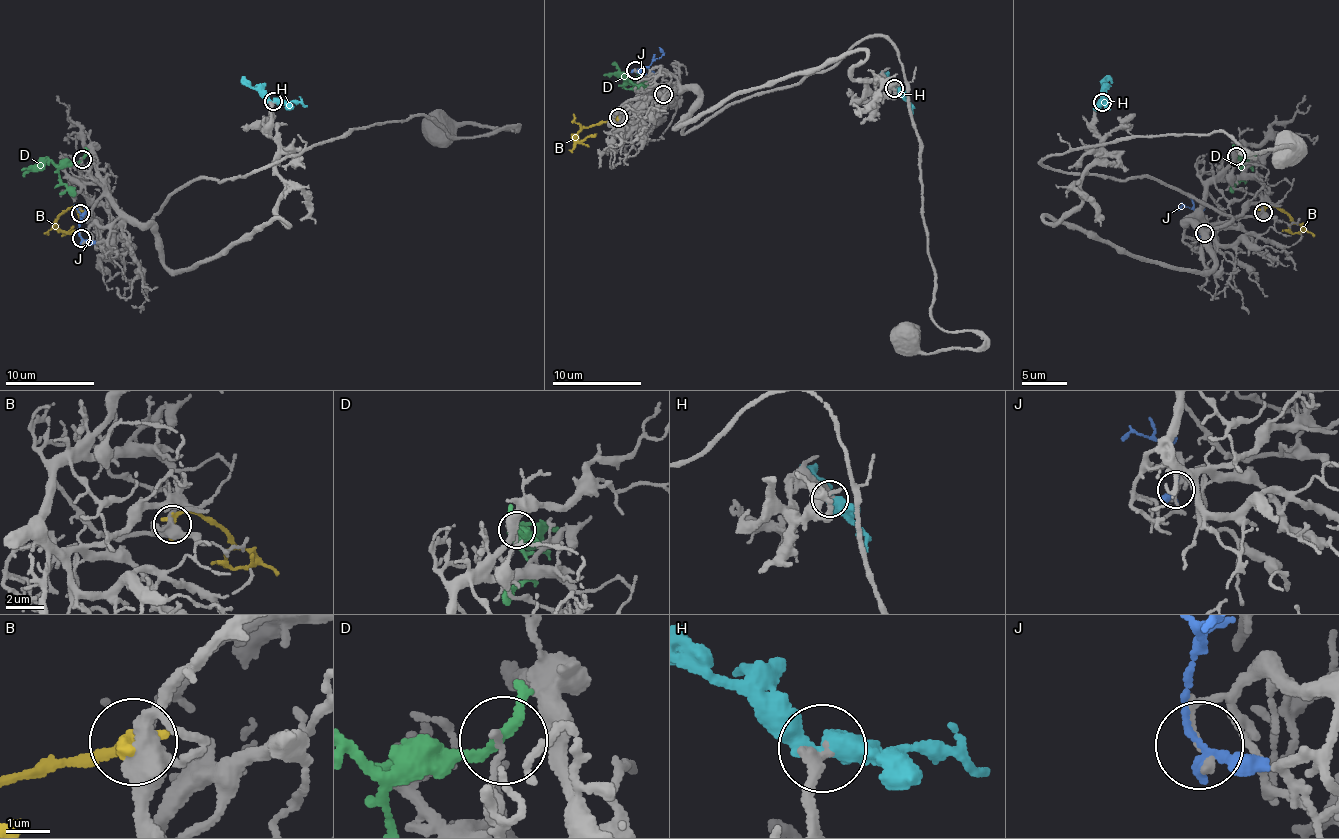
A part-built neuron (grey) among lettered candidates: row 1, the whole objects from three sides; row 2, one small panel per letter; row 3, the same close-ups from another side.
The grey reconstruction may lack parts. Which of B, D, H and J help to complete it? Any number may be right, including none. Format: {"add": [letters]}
{"add": ["H"]}

